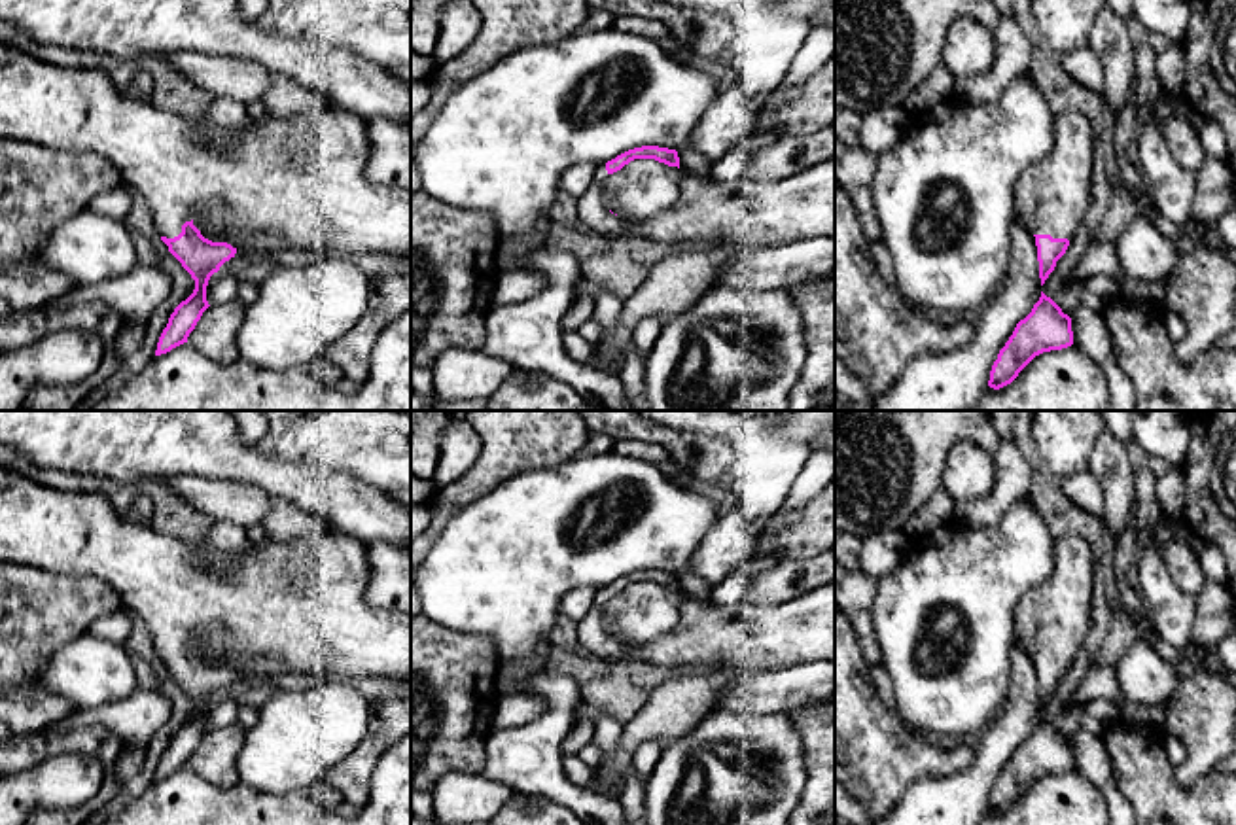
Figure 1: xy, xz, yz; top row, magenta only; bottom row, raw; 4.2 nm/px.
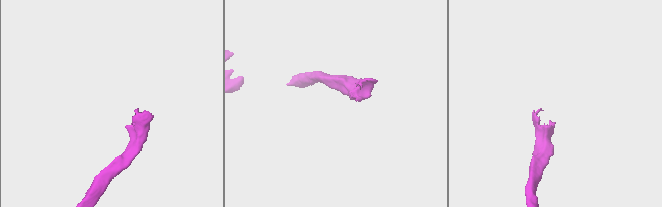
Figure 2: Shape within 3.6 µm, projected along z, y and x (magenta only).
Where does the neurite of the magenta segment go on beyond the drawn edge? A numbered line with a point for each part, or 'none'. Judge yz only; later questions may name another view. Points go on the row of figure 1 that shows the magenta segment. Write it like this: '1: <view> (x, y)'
1: yz (1051, 195)

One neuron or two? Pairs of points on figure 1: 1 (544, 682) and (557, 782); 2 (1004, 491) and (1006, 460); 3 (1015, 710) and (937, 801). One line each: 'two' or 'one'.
1: one
2: one
3: one

